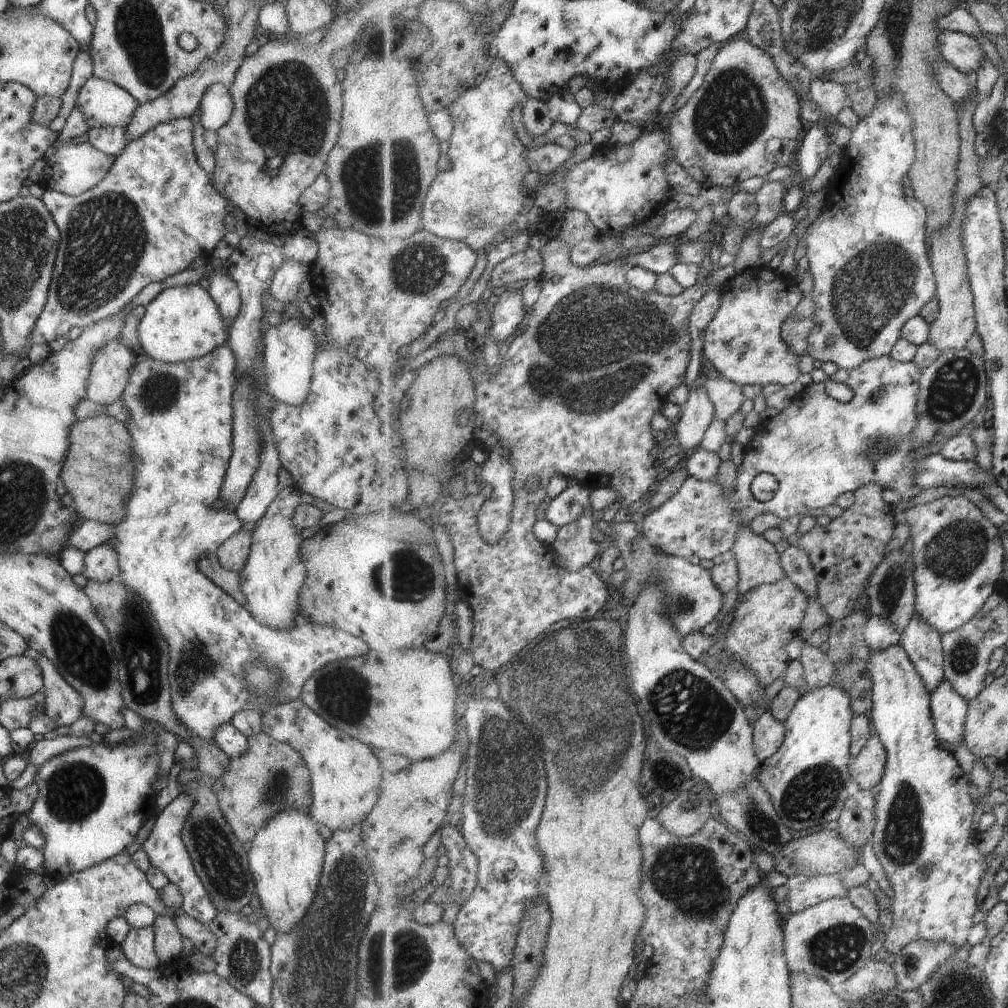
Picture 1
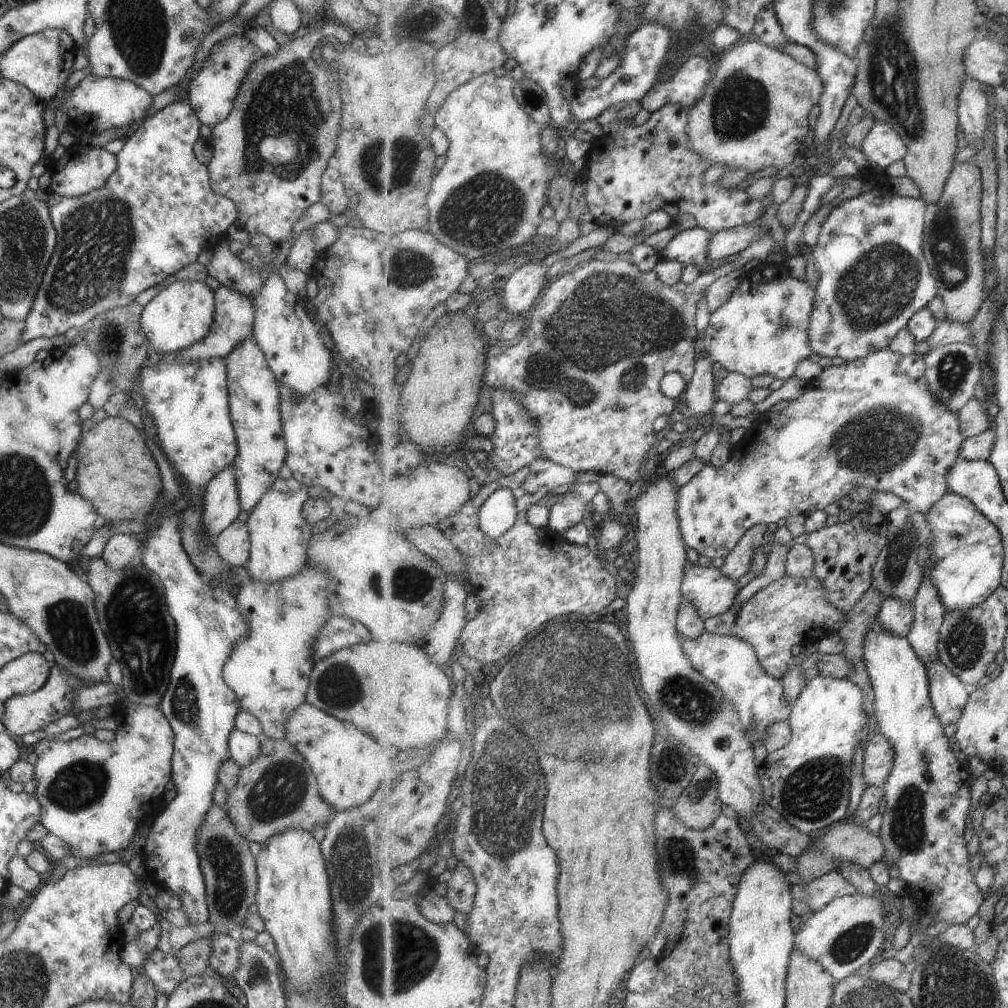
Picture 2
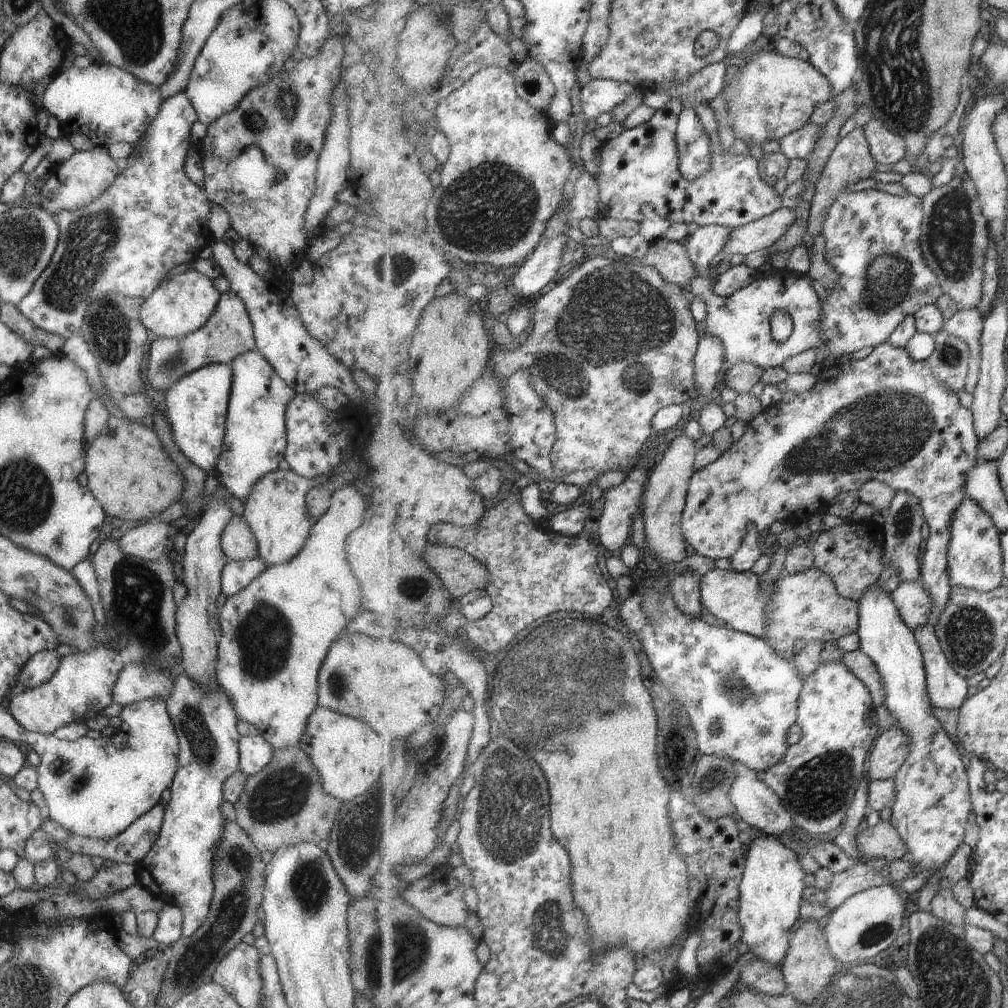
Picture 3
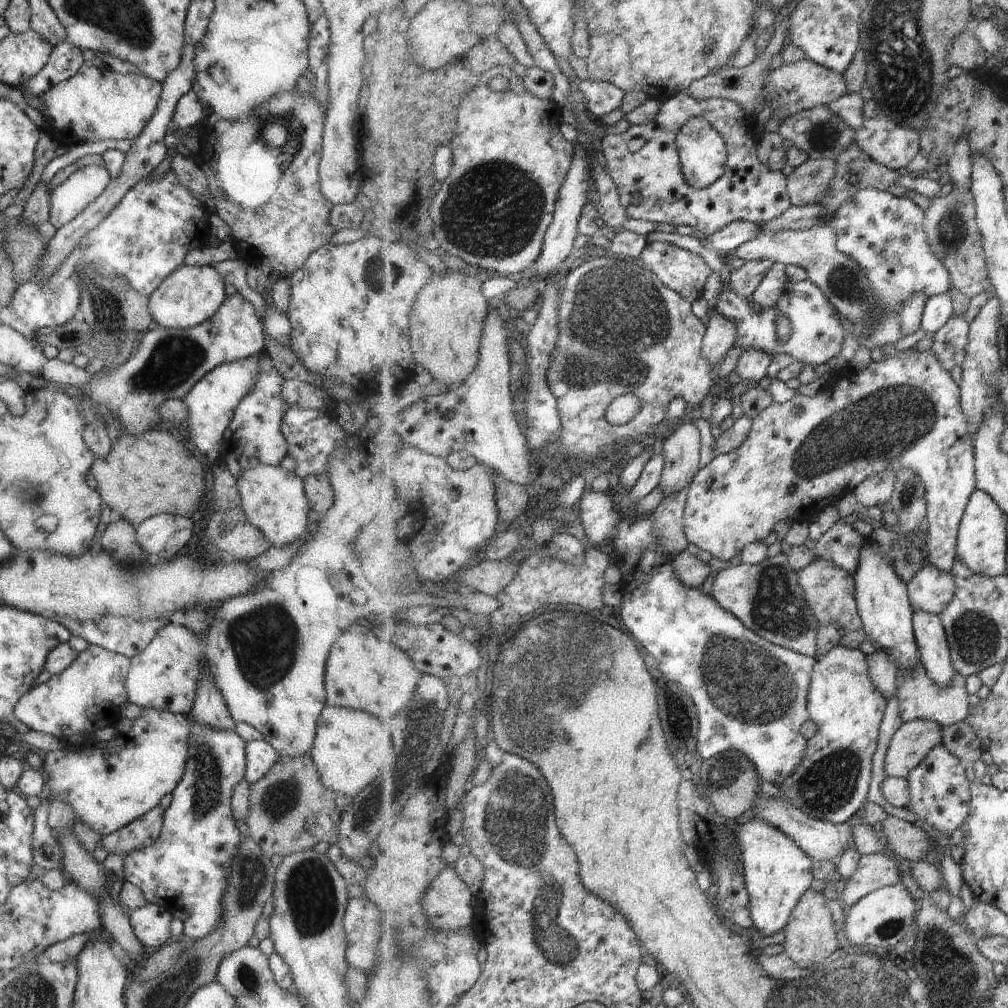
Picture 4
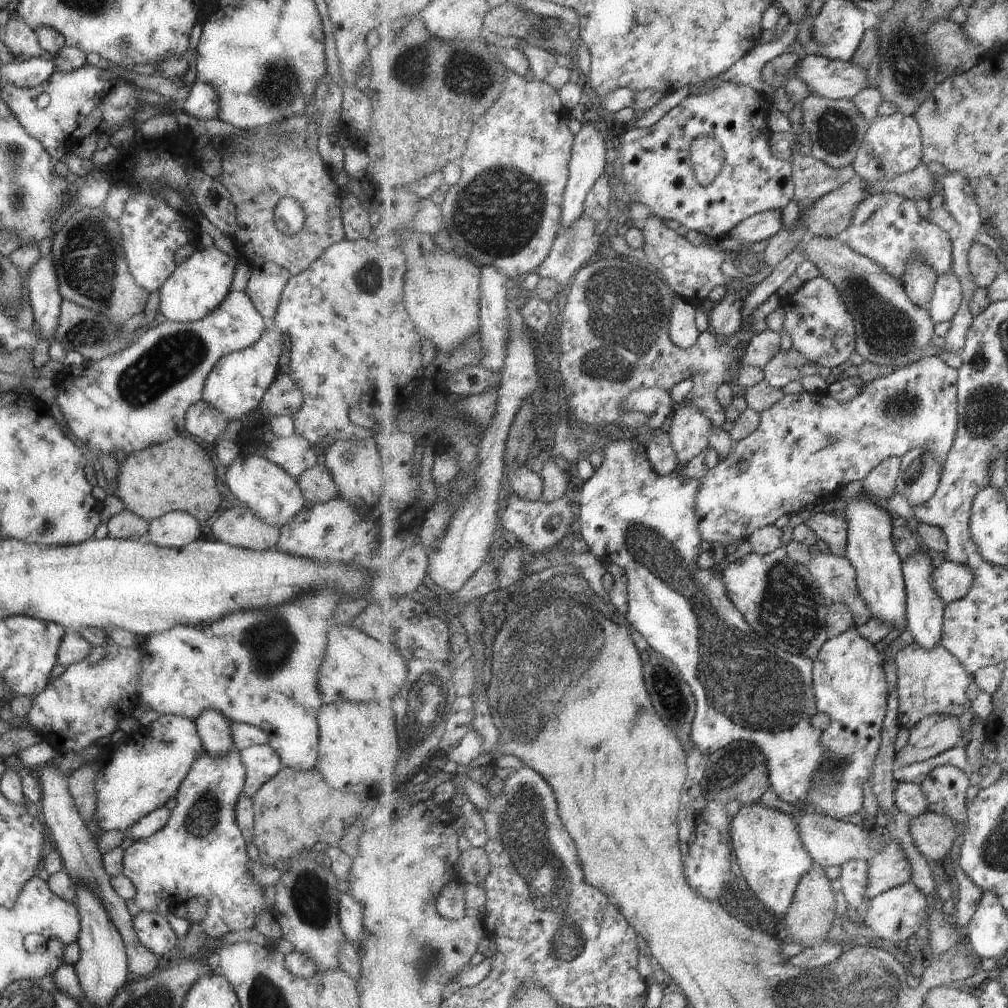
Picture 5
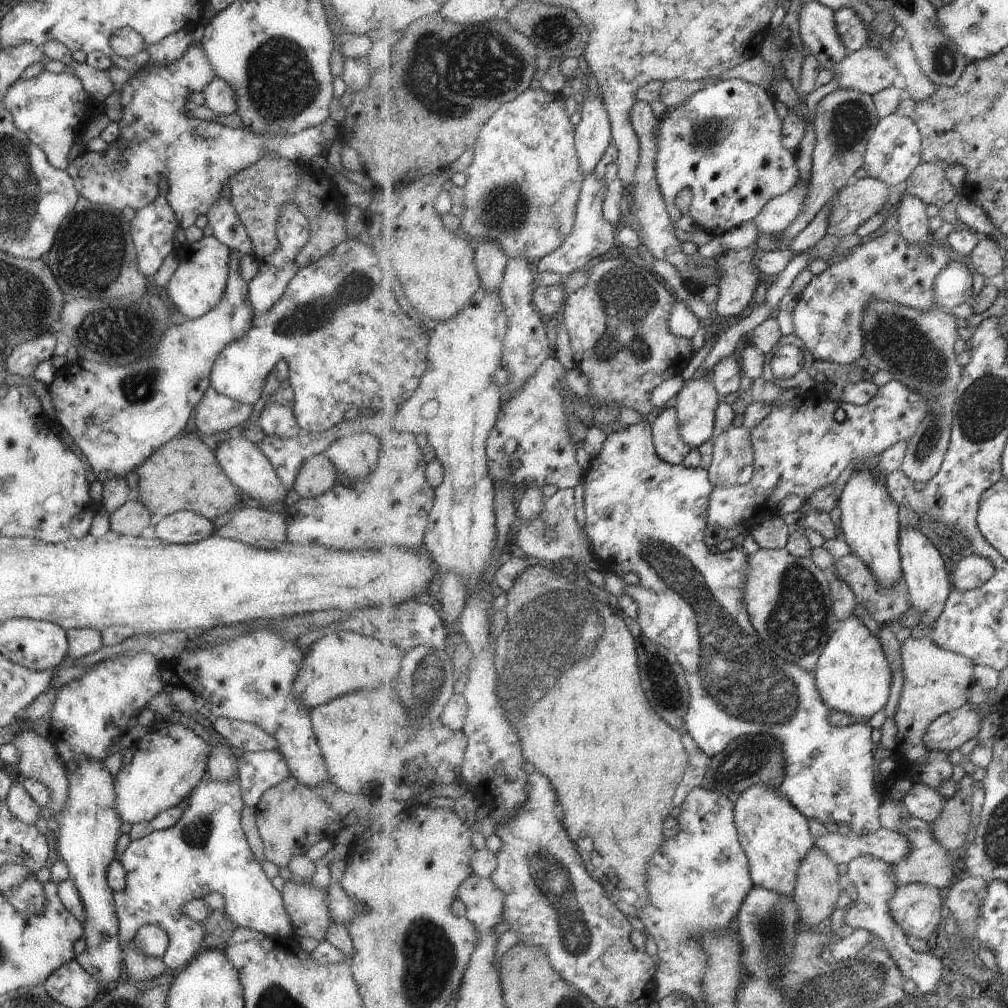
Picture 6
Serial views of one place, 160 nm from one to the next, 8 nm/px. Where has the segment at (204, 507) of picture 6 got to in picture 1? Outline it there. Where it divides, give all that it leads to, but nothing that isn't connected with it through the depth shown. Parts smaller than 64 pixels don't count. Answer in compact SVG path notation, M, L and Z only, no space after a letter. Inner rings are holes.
M107 414L75 421L58 476L71 496L75 516L106 525L120 523L125 514L124 499L132 492L133 467L132 440L123 421Z

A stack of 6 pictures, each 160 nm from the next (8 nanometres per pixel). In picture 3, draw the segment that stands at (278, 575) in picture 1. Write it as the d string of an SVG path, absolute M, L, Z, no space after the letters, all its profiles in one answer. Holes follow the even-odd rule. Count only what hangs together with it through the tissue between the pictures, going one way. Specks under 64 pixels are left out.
M275 469L258 478L246 494L242 517L251 529L258 546L258 557L266 566L287 562L299 552L307 538L311 522L305 504L305 493L316 485L322 485L327 474L305 478L291 469Z

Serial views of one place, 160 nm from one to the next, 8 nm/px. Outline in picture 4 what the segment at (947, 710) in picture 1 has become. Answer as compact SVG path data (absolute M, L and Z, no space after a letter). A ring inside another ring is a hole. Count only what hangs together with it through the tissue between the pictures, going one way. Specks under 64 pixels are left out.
M914 610L914 634L927 674L943 688L955 680L952 652L939 615Z

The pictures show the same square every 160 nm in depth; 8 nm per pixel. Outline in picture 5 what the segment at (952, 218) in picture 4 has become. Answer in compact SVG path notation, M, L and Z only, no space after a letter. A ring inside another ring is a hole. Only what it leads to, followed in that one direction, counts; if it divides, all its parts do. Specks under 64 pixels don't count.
M976 242L970 248L969 264L976 286L986 289L993 284L997 275L1003 270L995 252L989 246Z

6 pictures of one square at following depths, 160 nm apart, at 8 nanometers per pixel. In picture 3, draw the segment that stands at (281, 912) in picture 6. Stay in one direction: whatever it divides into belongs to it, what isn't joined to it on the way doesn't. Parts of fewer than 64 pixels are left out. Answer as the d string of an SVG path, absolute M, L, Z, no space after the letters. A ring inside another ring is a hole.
M180 668L164 703L178 742L177 770L168 786L170 800L164 806L157 840L134 866L137 868L136 880L142 887L145 887L154 897L161 898L164 903L173 904L181 910L180 933L183 937L188 937L205 920L213 894L212 858L224 825L219 804L222 802L225 779L238 769L240 734L236 729L238 718L235 716L230 700L226 697L226 692L219 684L216 684L211 691L201 689Z

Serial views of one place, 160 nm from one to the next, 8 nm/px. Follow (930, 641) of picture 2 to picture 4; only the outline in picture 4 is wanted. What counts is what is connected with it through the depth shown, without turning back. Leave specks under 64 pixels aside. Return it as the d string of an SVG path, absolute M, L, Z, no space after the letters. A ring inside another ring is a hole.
M886 349L881 360L871 361L863 371L848 370L837 377L831 376L828 383L823 386L821 394L817 394L812 398L798 395L790 402L770 405L753 419L753 429L749 432L749 436L747 436L747 440L743 442L741 448L737 448L733 453L715 457L705 468L701 468L697 472L696 478L692 481L689 492L687 492L687 505L684 513L684 526L687 539L691 544L706 551L708 556L729 562L734 556L740 556L741 552L749 544L765 540L775 530L775 524L779 520L788 520L795 523L809 522L812 514L819 515L819 512L823 512L825 508L833 505L835 500L842 498L850 490L855 490L857 486L861 486L870 477L881 474L881 472L887 472L887 470L895 472L898 477L903 470L911 470L925 484L925 500L928 506L927 520L929 527L926 542L923 544L928 550L927 563L935 566L935 568L939 568L939 570L943 570L943 572L952 574L957 555L960 523L964 518L973 492L977 490L975 442L974 437L969 434L971 422L969 422L969 414L965 414L963 411L961 396L960 386L957 386L952 372L943 368L943 364L937 360L937 356L932 351L917 352L907 350L894 352L894 349ZM795 408L799 408L801 412L797 414Z

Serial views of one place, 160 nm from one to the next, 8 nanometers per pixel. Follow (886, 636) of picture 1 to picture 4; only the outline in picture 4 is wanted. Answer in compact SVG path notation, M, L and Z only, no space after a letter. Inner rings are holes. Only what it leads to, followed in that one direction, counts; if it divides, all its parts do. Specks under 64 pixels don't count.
M926 564L907 584L909 602L913 610L941 615L955 598L954 575Z

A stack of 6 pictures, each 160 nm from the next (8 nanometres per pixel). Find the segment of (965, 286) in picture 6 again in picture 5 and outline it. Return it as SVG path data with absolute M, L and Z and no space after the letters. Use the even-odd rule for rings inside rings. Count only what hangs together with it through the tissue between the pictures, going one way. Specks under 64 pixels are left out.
M951 271L943 276L939 275L929 304L929 312L934 321L939 323L952 320L960 309L961 302L963 302L963 288L957 274Z

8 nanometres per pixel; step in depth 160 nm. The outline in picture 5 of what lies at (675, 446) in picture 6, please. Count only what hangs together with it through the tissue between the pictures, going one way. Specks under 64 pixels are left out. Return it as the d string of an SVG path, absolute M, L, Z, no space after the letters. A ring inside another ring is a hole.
M655 430L646 450L648 459L660 475L668 475L677 470L680 460L673 448L670 431Z

